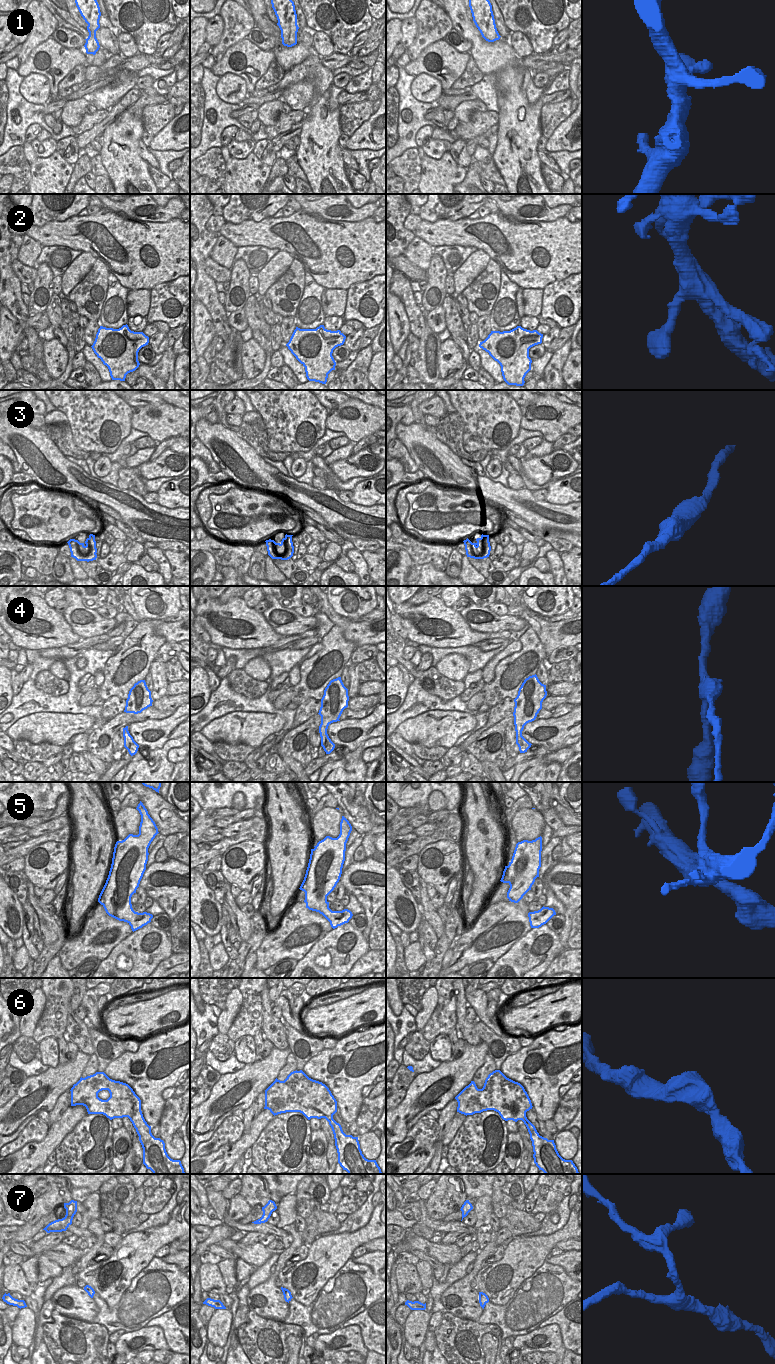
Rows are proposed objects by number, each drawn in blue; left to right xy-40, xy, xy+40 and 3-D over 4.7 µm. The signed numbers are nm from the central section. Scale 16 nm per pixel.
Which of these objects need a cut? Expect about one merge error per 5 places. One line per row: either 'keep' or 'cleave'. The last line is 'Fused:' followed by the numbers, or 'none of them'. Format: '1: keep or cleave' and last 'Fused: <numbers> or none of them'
1: keep
2: keep
3: keep
4: keep
5: keep
6: keep
7: keep
Fused: none of them

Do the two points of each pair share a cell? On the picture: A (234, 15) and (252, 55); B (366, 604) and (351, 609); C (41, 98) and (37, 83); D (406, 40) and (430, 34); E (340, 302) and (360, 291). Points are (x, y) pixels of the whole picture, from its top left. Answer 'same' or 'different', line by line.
A: different
B: same
C: same
D: different
E: different

